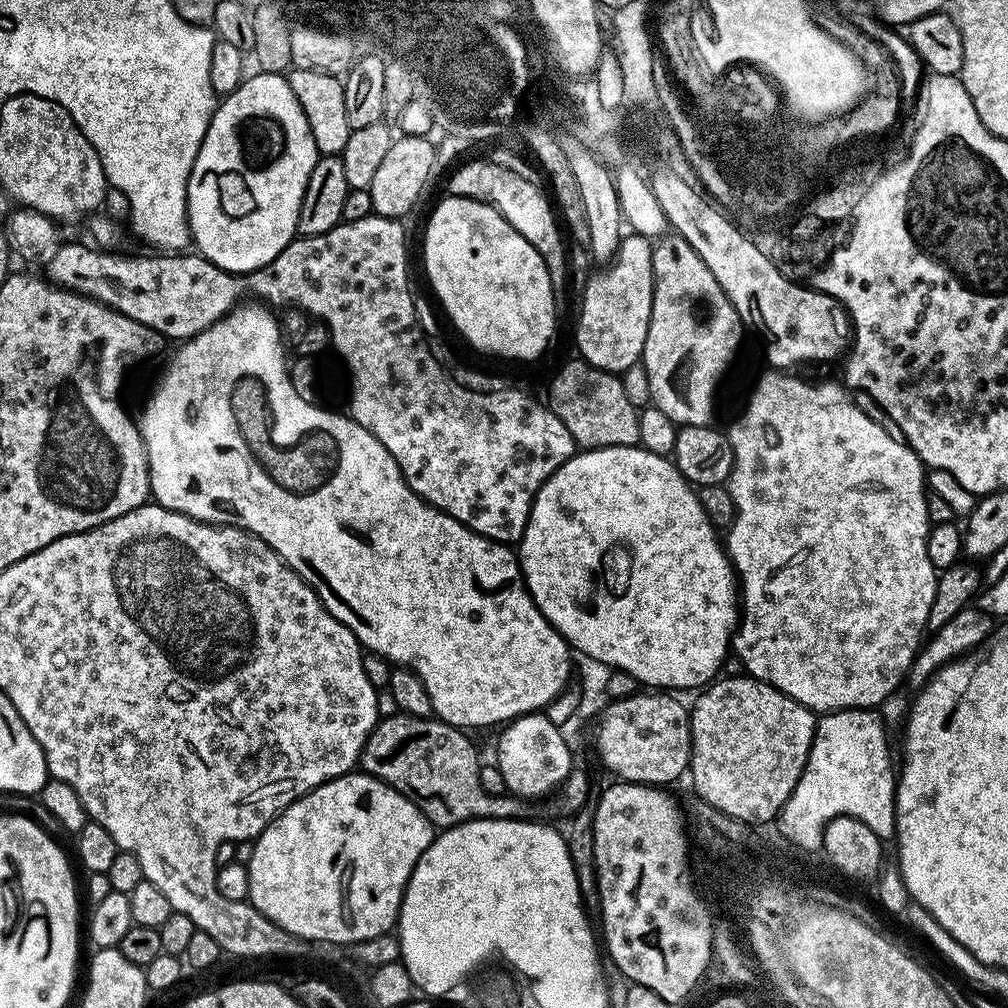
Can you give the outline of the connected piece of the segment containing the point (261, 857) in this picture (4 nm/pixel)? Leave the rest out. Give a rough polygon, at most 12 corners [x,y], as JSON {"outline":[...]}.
{"outline":[[375,778],[299,796],[248,900],[290,934],[391,933],[434,825]]}

